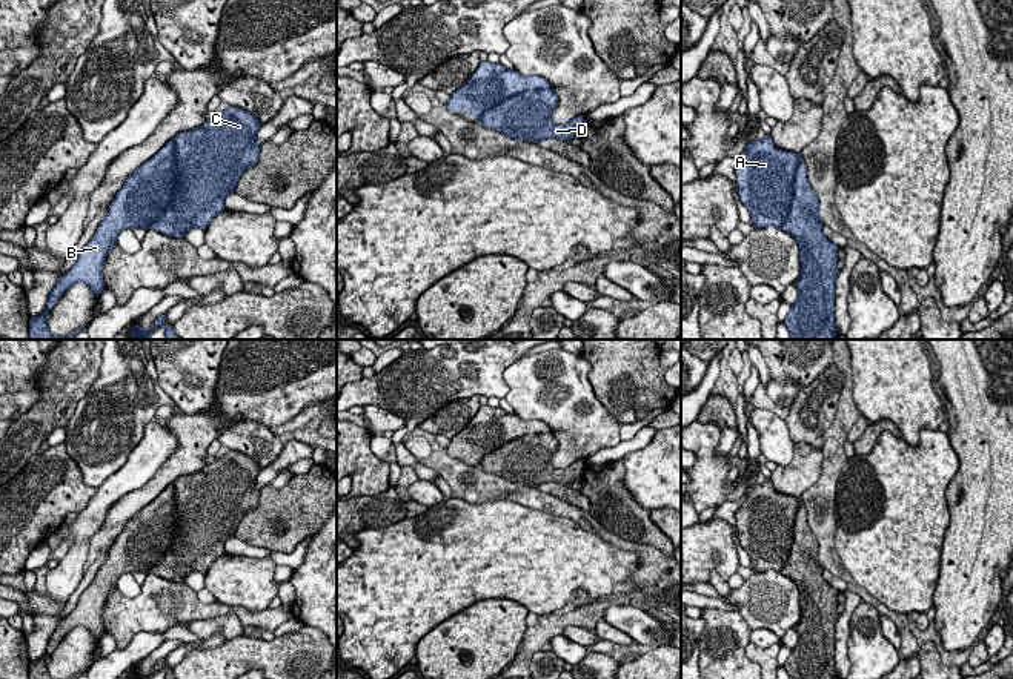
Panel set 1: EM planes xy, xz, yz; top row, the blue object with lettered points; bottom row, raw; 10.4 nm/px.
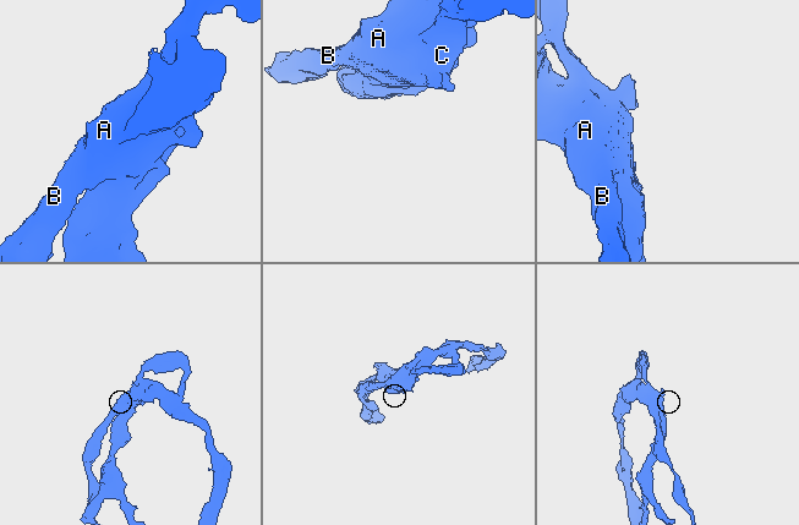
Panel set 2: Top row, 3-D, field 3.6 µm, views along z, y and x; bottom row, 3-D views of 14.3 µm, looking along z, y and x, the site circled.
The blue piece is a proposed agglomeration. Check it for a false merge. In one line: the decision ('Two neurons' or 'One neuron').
Two neurons

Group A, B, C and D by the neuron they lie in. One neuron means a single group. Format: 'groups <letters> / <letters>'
groups A B / C D

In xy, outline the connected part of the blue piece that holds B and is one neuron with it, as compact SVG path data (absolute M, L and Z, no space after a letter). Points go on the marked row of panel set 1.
M174 140L166 143L151 160L125 178L125 186L117 192L108 207L108 215L98 224L91 241L80 250L75 264L60 275L48 296L45 310L29 318L29 340L74 340L88 327L80 327L68 336L54 336L46 323L46 313L58 303L61 295L75 283L85 283L95 295L105 290L103 266L108 252L117 246L117 238L125 229L144 227L158 223L160 214L171 195L174 177Z

